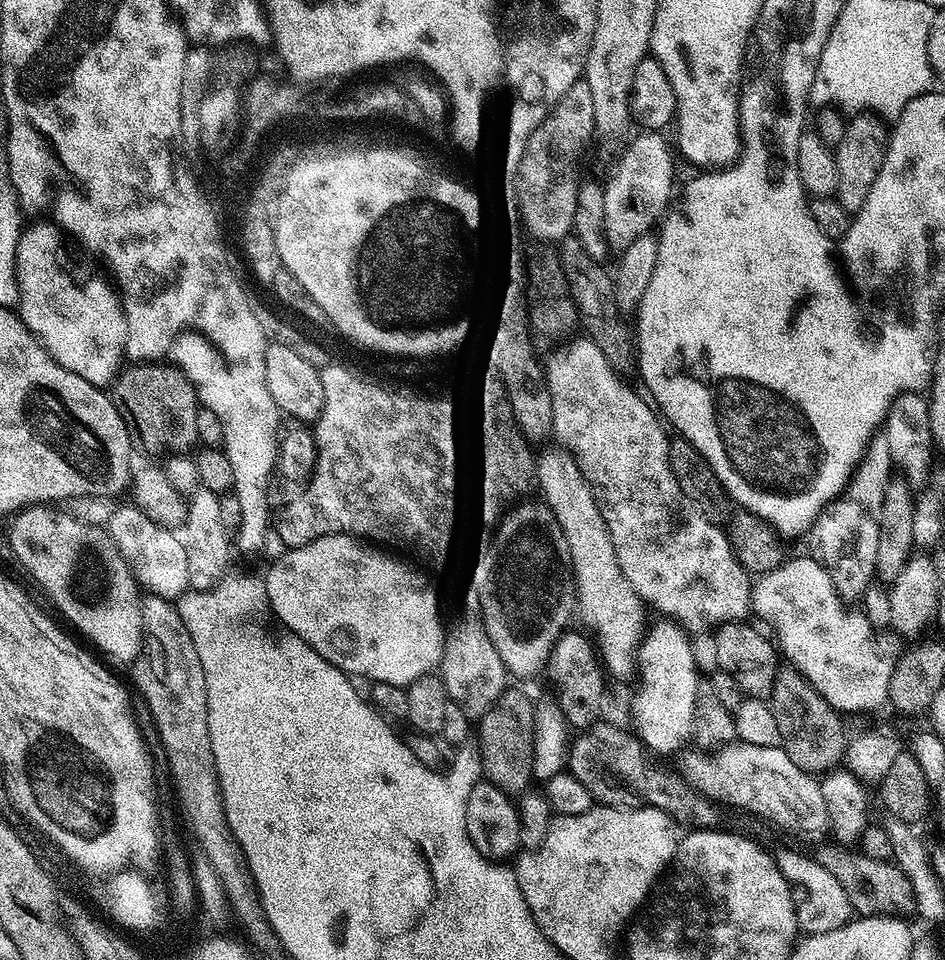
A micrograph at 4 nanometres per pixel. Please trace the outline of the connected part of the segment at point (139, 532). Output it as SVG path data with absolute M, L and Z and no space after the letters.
M135 506L118 509L106 522L106 529L128 564L133 578L145 593L175 601L189 591L190 574L184 541L173 529L150 522L150 518L146 518L146 514Z

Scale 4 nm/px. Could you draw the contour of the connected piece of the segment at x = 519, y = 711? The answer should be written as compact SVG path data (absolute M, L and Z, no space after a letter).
M507 687L490 710L479 717L480 766L482 776L487 783L498 786L509 797L516 798L529 791L528 783L534 780L532 774L533 744L536 740L536 706L533 699L518 688Z

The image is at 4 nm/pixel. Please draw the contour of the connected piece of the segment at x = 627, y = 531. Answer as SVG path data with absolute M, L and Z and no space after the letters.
M592 340L584 344L584 348L576 348L576 352L568 352L568 356L560 356L560 360L556 360L556 364L552 364L551 392L556 392L554 397L556 400L556 418L552 421L552 424L560 424L559 443L564 443L561 445L576 457L576 465L595 489L596 499L600 505L600 513L606 522L608 532L612 536L618 566L622 570L622 574L636 587L645 605L652 607L653 604L664 615L661 617L671 618L673 621L679 622L689 633L704 632L707 628L715 630L722 624L735 624L743 621L747 617L744 615L749 615L752 606L753 581L750 579L749 573L745 572L741 565L736 568L739 563L734 558L727 535L711 520L705 518L703 510L684 493L682 486L678 486L678 478L674 478L670 458L668 457L670 436L664 433L665 425L662 423L657 409L643 395L640 397L626 381L620 380L619 374L612 368L615 368L613 361L608 360Z

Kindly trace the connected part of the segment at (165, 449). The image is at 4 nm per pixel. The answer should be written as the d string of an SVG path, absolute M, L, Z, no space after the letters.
M136 362L130 367L133 368L125 367L119 373L110 396L126 422L135 447L156 458L191 453L192 444L197 443L196 387L181 368L167 362Z

